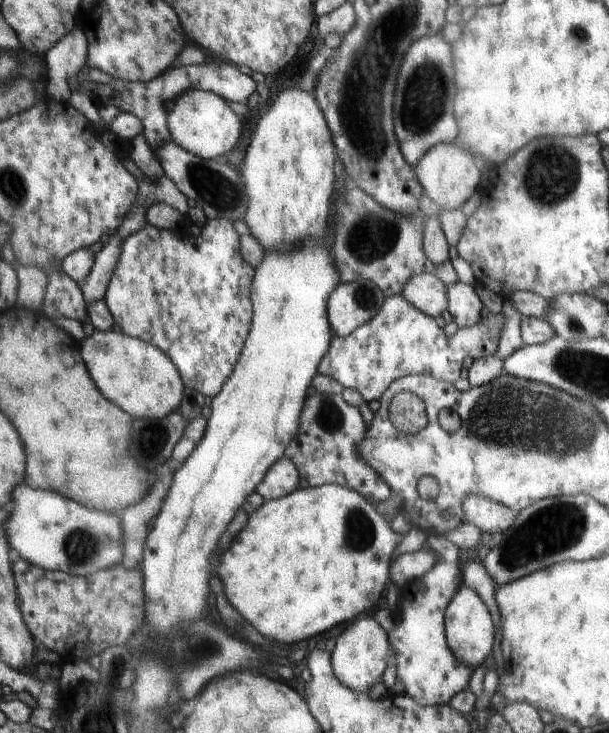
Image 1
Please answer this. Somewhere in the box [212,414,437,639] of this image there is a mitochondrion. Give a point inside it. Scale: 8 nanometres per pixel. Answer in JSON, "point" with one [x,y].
{"point":[358,533]}

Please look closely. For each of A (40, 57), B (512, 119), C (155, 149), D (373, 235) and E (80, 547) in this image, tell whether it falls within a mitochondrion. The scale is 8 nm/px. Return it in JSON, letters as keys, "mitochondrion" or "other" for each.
{"A":"other","B":"other","C":"other","D":"mitochondrion","E":"mitochondrion"}

